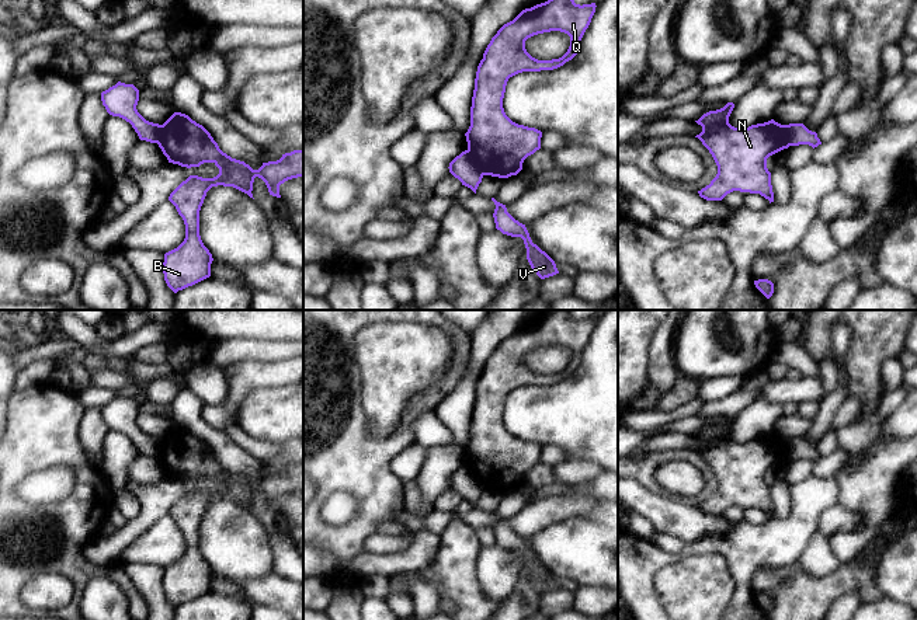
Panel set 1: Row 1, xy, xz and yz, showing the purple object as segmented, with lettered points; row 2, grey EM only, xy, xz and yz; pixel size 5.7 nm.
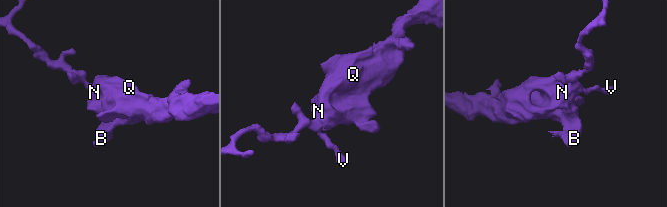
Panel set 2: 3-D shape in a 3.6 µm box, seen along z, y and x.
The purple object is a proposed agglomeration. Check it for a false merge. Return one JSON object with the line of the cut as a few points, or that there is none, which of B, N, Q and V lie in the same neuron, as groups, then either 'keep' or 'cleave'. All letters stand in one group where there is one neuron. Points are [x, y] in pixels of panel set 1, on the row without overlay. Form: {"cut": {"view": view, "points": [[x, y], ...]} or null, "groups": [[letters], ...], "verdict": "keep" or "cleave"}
{"cut": {"view": "xz", "points": [[466, 464], [485, 488]]}, "groups": [["B", "N", "Q"], ["V"]], "verdict": "cleave"}

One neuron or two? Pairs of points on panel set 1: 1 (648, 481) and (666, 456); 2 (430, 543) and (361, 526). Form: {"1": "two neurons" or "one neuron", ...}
{"1": "one neuron", "2": "two neurons"}

